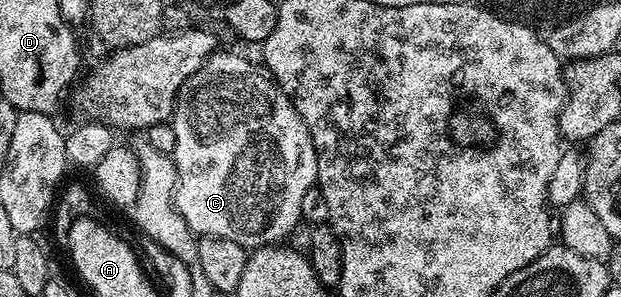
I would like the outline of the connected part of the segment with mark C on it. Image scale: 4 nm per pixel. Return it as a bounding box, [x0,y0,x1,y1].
[170,51,318,249]

